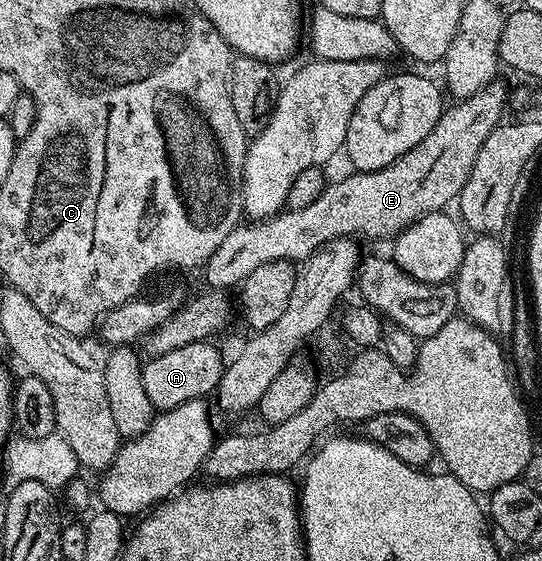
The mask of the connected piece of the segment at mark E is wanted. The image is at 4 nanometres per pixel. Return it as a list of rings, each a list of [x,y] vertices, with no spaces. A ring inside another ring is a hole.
[[[493,81],[485,85],[485,89],[481,89],[473,97],[452,102],[452,107],[450,104],[439,114],[437,125],[433,125],[429,137],[413,145],[409,153],[397,157],[397,161],[393,161],[388,167],[376,171],[355,171],[344,179],[337,180],[336,183],[335,180],[328,182],[321,197],[317,197],[313,205],[305,205],[305,209],[296,211],[284,209],[270,219],[247,221],[234,227],[229,237],[221,241],[213,257],[209,257],[206,261],[205,272],[207,271],[208,283],[206,286],[211,289],[238,288],[243,278],[253,273],[253,269],[257,269],[257,265],[282,259],[305,260],[321,245],[334,239],[358,237],[360,240],[387,238],[390,240],[421,217],[431,215],[435,211],[443,211],[446,203],[454,204],[473,169],[473,161],[477,161],[477,153],[481,153],[481,145],[485,145],[489,133],[493,133],[495,128],[504,122],[503,109],[506,110],[509,105],[509,87],[499,82]]]

